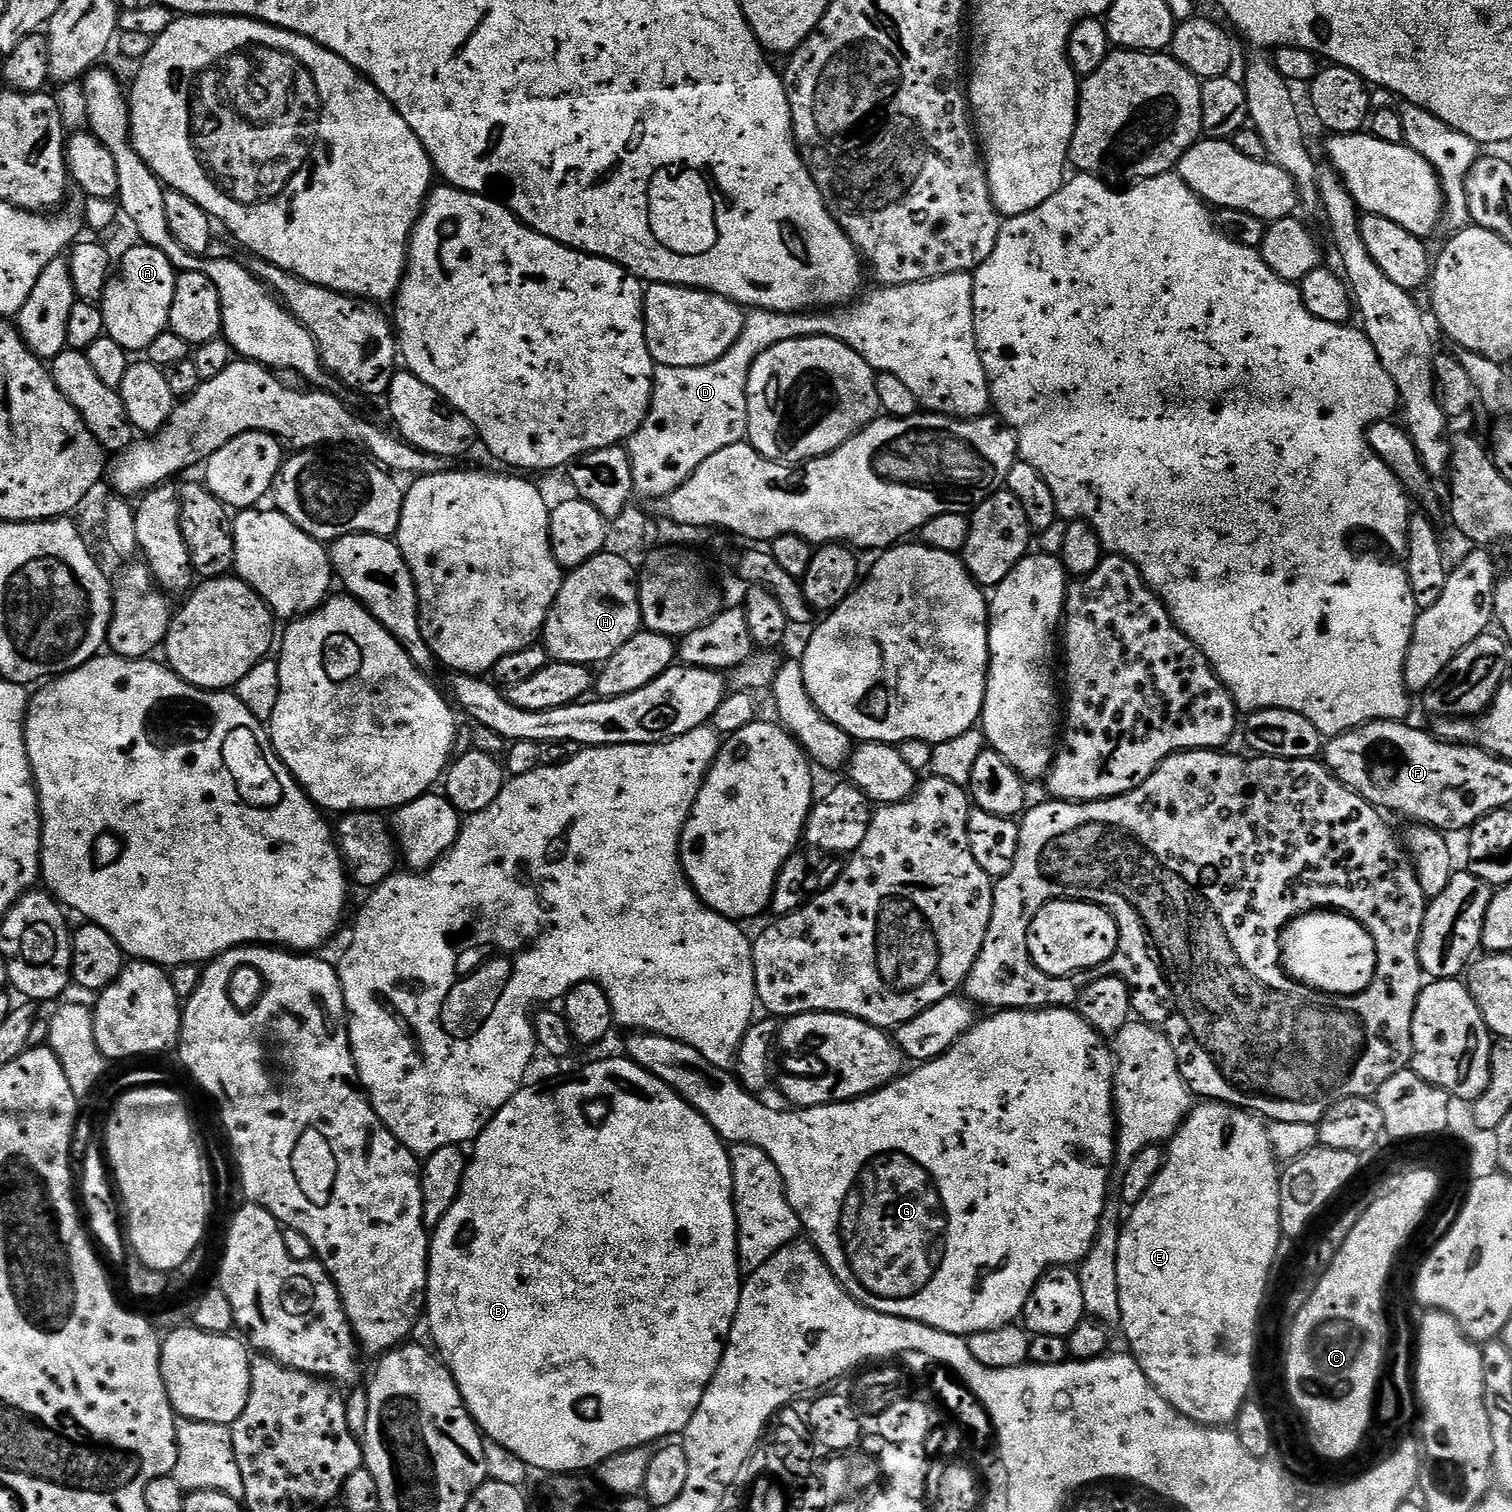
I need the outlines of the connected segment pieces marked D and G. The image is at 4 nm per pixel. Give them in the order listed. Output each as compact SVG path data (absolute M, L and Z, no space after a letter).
M959 272L958 274L946 274L942 278L934 278L926 282L899 284L893 288L880 286L875 289L877 292L870 293L868 297L865 295L863 298L857 299L851 306L841 306L835 310L816 310L811 314L808 312L771 312L770 310L753 308L744 317L744 329L742 330L742 334L738 334L738 342L734 342L734 346L730 346L730 350L726 354L722 354L722 358L718 358L713 364L707 364L701 368L675 368L674 366L666 366L665 368L657 367L652 378L652 405L648 407L648 413L640 429L626 442L626 447L630 454L632 486L635 495L637 497L645 496L649 502L661 500L661 498L670 495L671 492L678 490L680 486L686 483L690 478L690 474L694 474L694 470L698 470L698 466L702 466L702 462L706 462L706 458L710 458L710 454L718 454L718 450L726 450L726 446L734 446L735 444L741 443L741 441L747 437L748 379L750 378L750 370L758 357L762 354L766 354L766 350L770 350L775 344L781 344L787 340L801 340L807 336L834 338L838 342L850 346L850 350L857 352L872 368L873 372L877 374L885 372L886 374L894 374L897 376L897 378L913 392L916 403L921 409L927 410L929 413L937 416L954 416L957 420L974 420L978 416L985 415L990 408L990 397L988 395L986 370L982 366L982 358L978 354L976 335L974 334L974 306L972 305L974 286L972 285L972 277L973 273L971 272Z
M1039 1008L1036 1012L1014 1012L1011 1010L1000 1010L989 1020L981 1019L973 1024L971 1030L966 1034L962 1034L962 1038L958 1038L958 1042L954 1042L954 1046L950 1046L950 1050L946 1050L946 1054L942 1054L933 1060L925 1060L917 1063L916 1068L905 1071L903 1074L896 1077L892 1083L884 1088L879 1088L877 1092L870 1096L859 1096L857 1100L846 1100L842 1104L827 1104L826 1106L818 1106L817 1108L802 1108L799 1110L787 1110L788 1112L779 1112L776 1108L771 1108L768 1104L763 1104L759 1095L753 1094L745 1090L743 1084L729 1069L719 1068L710 1062L706 1062L706 1058L702 1058L702 1054L698 1054L698 1050L694 1050L694 1046L686 1046L682 1042L678 1042L674 1038L666 1038L665 1036L655 1036L649 1032L638 1032L629 1035L628 1052L626 1051L627 1059L633 1060L638 1066L642 1066L647 1072L652 1072L662 1082L666 1082L671 1086L677 1094L682 1097L694 1110L698 1110L706 1118L706 1122L710 1122L710 1126L720 1135L720 1139L727 1142L729 1145L749 1144L750 1146L758 1147L765 1151L766 1154L774 1162L774 1166L778 1168L781 1178L784 1180L785 1190L788 1195L790 1206L796 1211L800 1218L800 1227L805 1233L809 1232L810 1243L820 1257L828 1264L828 1269L836 1275L836 1281L849 1292L859 1304L865 1304L868 1308L873 1308L876 1312L882 1314L890 1314L898 1318L906 1318L914 1322L922 1322L926 1326L934 1326L943 1332L949 1332L955 1336L969 1337L974 1332L985 1332L986 1330L994 1330L1001 1328L1007 1324L1019 1321L1021 1319L1026 1302L1030 1298L1030 1294L1034 1290L1034 1286L1044 1277L1045 1272L1049 1268L1063 1268L1065 1266L1079 1265L1081 1260L1086 1258L1086 1254L1090 1250L1090 1246L1094 1242L1094 1238L1098 1234L1098 1226L1100 1219L1104 1213L1108 1200L1108 1179L1112 1176L1112 1168L1116 1164L1116 1109L1112 1102L1112 1081L1114 1079L1114 1052L1111 1047L1106 1045L1105 1037L1099 1032L1095 1032L1087 1022L1080 1017L1079 1011L1067 1008Z

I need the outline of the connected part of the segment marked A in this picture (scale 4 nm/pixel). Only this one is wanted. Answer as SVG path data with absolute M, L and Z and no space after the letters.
M143 242L137 243L137 248L132 248L120 260L120 269L113 271L108 277L108 285L104 291L102 307L104 310L104 330L108 337L118 346L122 346L130 354L143 353L168 328L170 306L174 302L174 286L178 275L173 268L170 258L162 250L152 248Z

